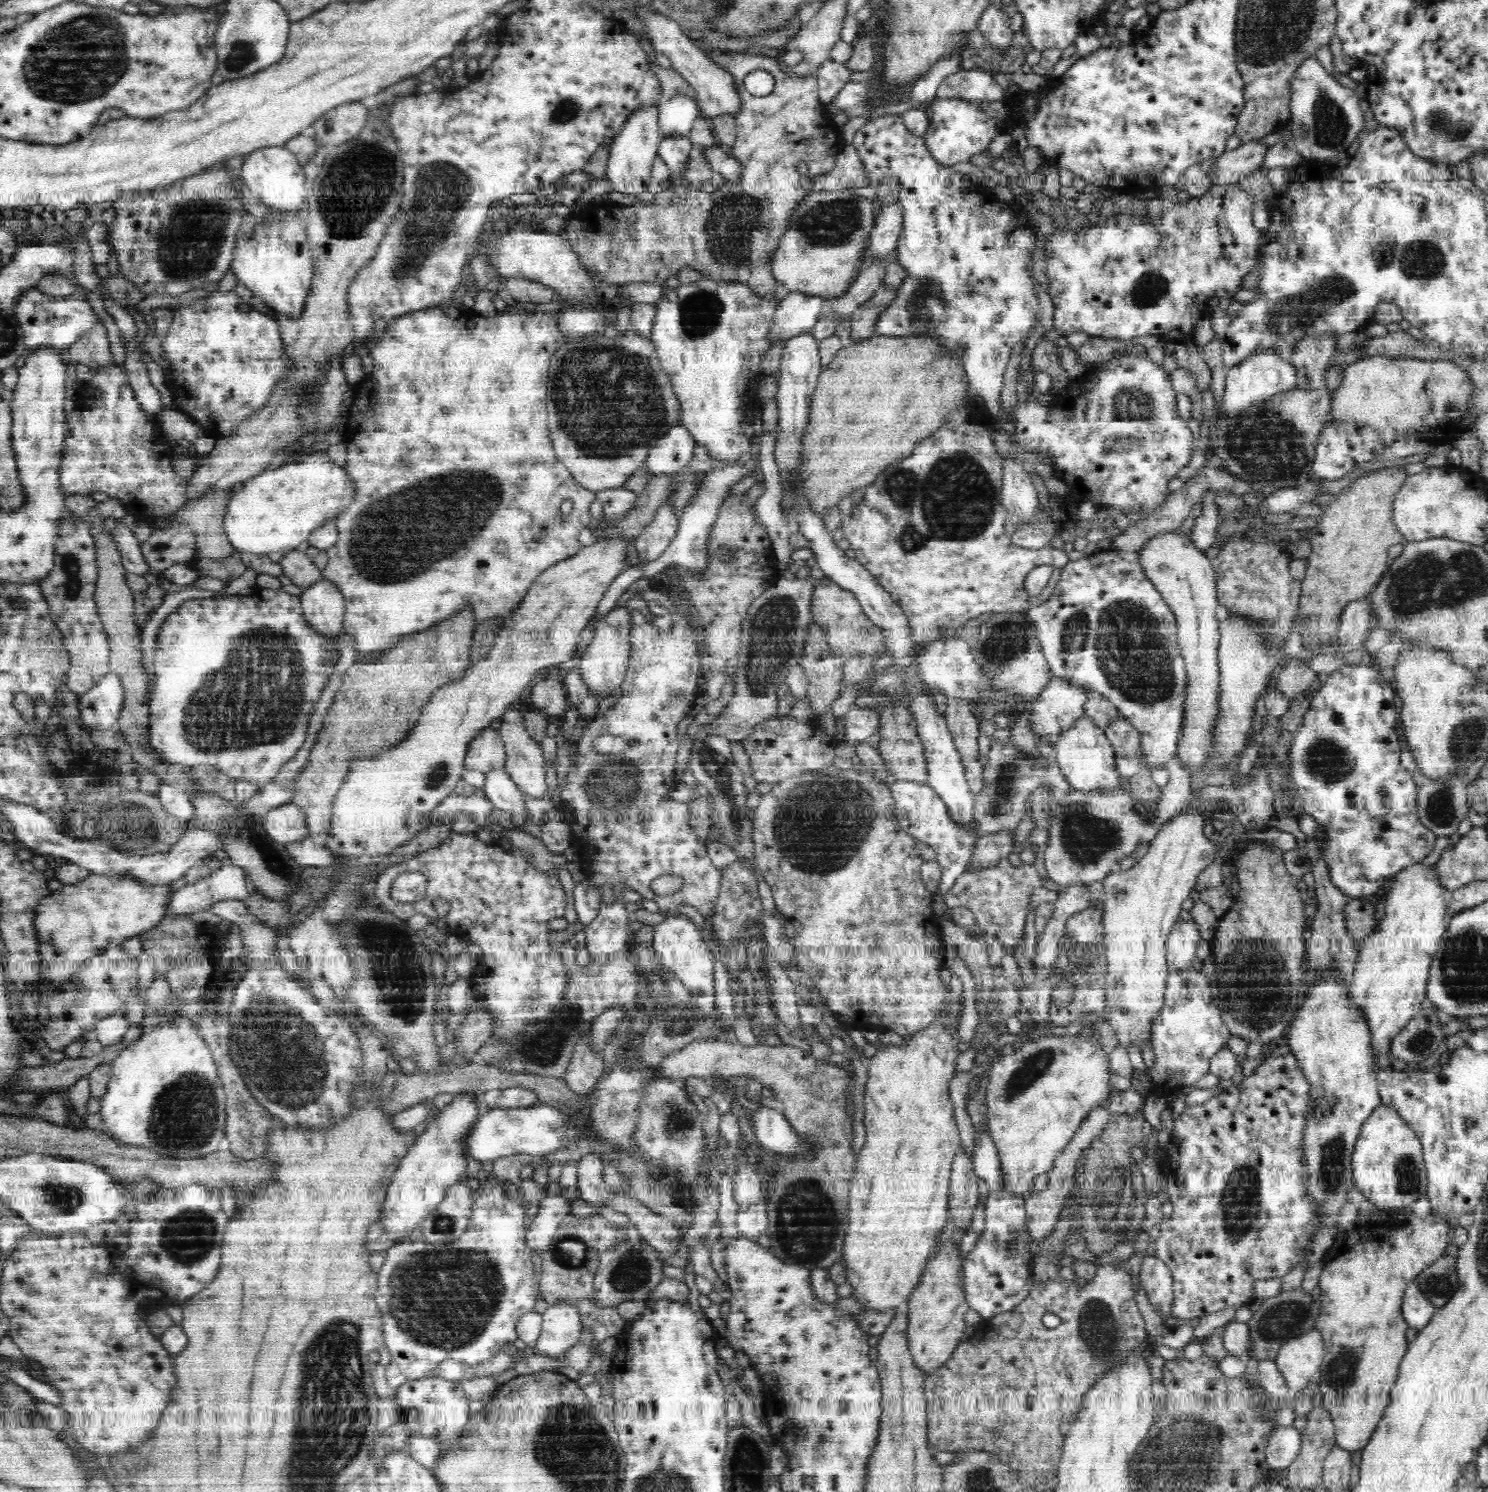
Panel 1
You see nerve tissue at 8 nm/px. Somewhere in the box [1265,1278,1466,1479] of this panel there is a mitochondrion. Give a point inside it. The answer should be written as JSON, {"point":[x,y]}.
{"point":[1343,1371]}

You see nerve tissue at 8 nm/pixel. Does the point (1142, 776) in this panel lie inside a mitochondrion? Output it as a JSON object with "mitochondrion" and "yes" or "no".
{"mitochondrion":"no"}

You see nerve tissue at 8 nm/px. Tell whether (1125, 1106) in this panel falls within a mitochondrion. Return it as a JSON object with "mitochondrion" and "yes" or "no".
{"mitochondrion":"no"}

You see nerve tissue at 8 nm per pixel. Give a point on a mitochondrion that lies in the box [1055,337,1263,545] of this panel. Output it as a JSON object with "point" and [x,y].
{"point":[1137,409]}

